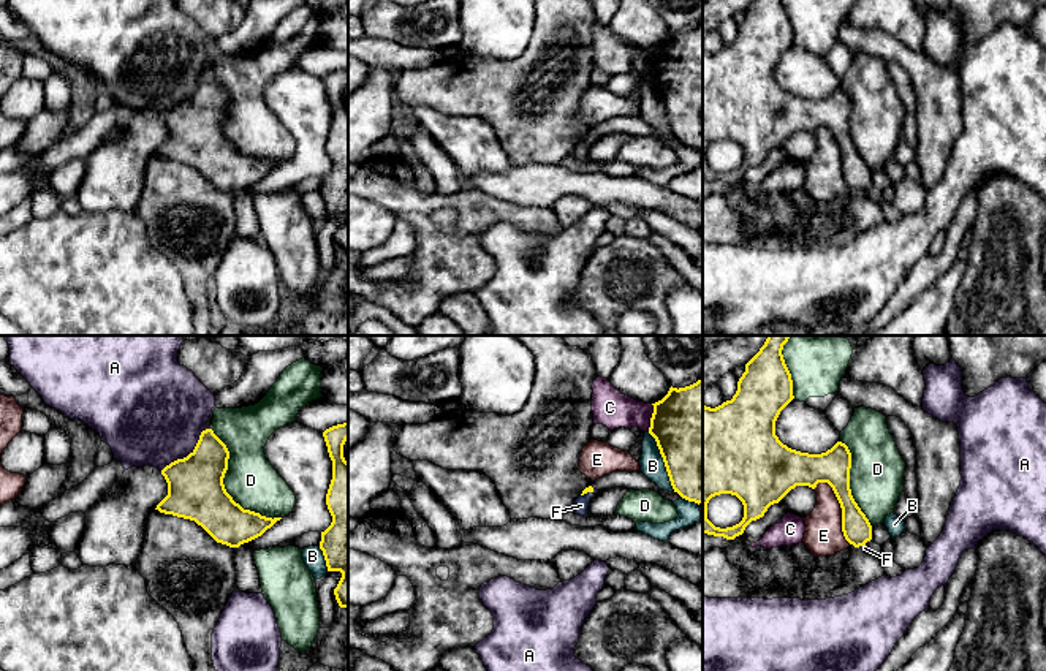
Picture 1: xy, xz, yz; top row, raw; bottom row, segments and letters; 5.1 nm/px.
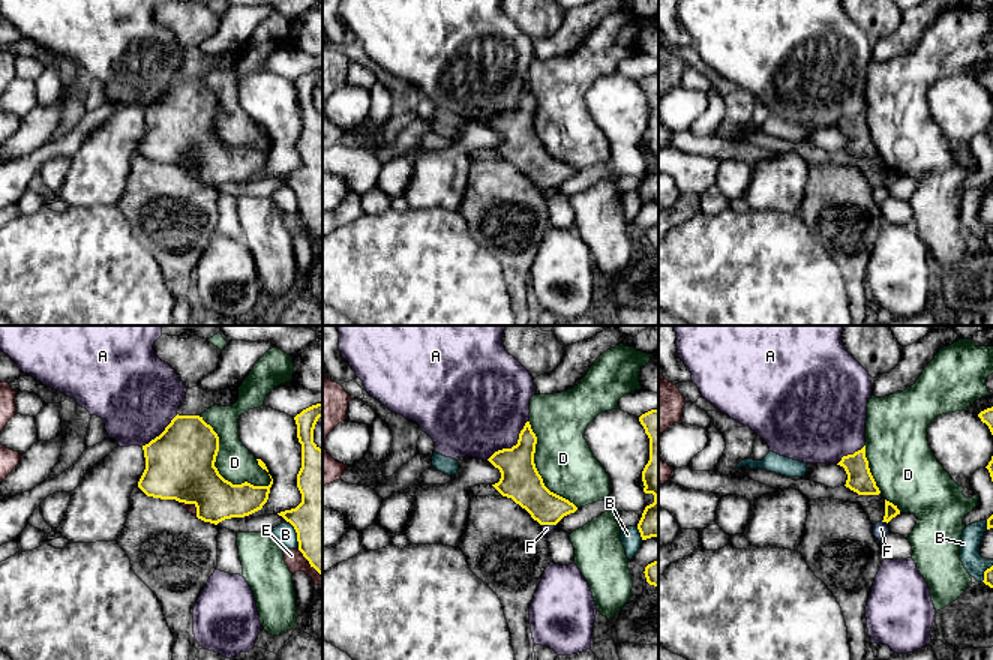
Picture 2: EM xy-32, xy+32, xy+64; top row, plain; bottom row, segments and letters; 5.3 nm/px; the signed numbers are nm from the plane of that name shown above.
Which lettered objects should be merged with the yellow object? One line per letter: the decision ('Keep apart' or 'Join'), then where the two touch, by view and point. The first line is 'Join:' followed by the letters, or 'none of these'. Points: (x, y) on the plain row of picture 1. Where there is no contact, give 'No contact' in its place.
Join: none of these
A: Keep apart. Touches yellow at xy (190, 98)
B: Keep apart. Touches yellow at xz (663, 106)
C: Keep apart. Touches yellow at xz (651, 64)
D: Keep apart. Touches yellow at xy (223, 133)
E: Keep apart. Touches yellow at yz (842, 155)
F: Keep apart. Touches yellow at xz (586, 138)

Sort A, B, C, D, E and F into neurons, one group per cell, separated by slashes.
A / B / C / D / E / F

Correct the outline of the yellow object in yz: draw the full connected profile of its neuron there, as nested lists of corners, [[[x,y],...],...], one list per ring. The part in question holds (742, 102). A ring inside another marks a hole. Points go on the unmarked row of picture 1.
[[[755,0],[745,9],[731,46],[715,54],[703,49],[703,179],[734,185],[796,131],[815,135],[818,128],[828,128],[842,154],[845,185],[855,193],[866,191],[872,185],[872,171],[851,141],[848,92],[837,87],[826,98],[809,100],[788,93],[775,81],[775,66],[793,44],[793,25],[783,0]],[[720,139],[736,141],[742,147],[744,163],[739,169],[720,174],[707,165],[707,149]]]

